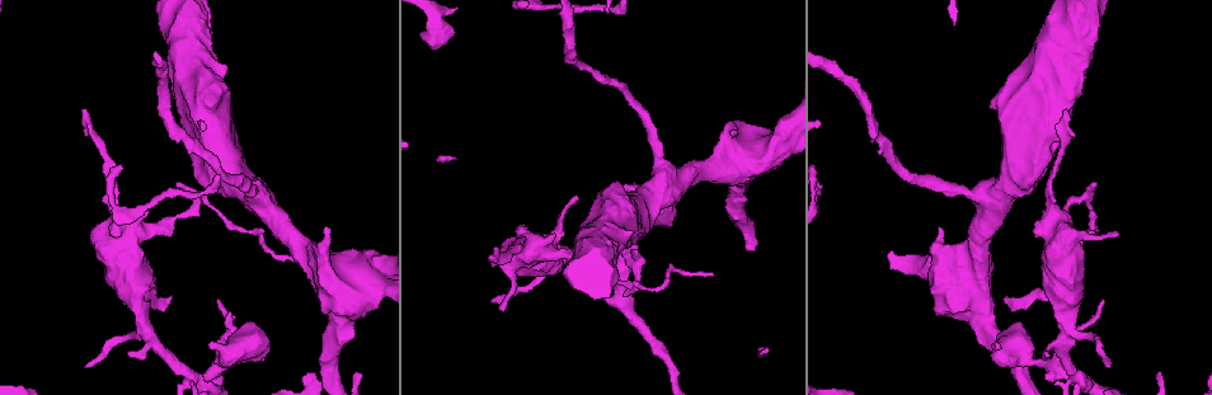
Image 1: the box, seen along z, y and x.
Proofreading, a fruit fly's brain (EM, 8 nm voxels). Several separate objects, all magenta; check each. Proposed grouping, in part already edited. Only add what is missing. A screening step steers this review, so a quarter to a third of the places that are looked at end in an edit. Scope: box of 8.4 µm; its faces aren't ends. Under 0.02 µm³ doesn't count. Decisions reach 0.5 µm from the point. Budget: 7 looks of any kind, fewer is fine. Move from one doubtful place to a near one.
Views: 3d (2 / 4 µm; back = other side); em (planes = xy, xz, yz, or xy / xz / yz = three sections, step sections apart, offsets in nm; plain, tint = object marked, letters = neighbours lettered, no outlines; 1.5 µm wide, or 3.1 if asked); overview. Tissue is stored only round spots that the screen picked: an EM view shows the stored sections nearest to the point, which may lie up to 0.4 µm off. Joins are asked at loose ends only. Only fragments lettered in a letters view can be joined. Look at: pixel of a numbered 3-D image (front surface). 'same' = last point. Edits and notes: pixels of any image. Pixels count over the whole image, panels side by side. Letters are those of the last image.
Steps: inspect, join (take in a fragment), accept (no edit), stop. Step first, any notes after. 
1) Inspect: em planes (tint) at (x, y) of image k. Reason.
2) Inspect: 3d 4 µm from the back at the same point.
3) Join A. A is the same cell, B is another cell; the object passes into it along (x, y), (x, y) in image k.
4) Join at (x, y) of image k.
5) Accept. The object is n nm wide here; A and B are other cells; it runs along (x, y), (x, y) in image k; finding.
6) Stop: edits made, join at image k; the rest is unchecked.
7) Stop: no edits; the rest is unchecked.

Inspect: 3d 4 µm at (714, 275) of image 1. Free end.

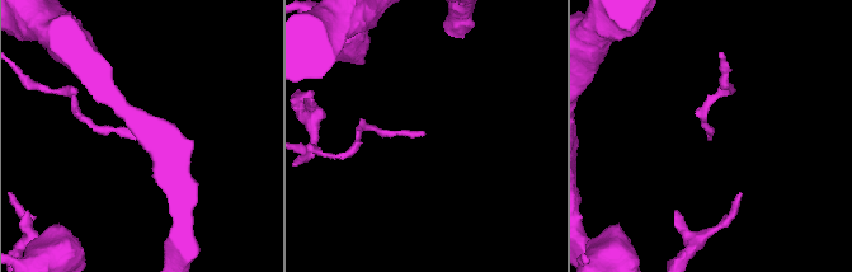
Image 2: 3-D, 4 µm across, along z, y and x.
Inspect: em planes (tint) at (711, 137) of image 2.

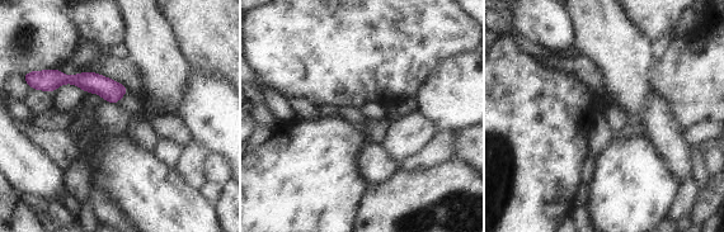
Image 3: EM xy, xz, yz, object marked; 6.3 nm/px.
Inspect: em planes (letters) at the same point.

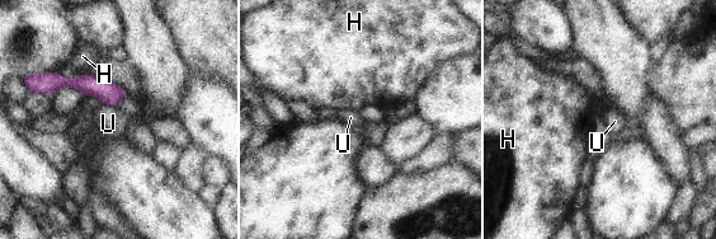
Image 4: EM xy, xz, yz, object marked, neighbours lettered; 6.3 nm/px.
Accept. H and U are other cells; no lettered fragment goes on from it.

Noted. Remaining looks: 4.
Inspect: 3d 4 µm from the back at (1007, 83) of image 1. Stops while still wide.

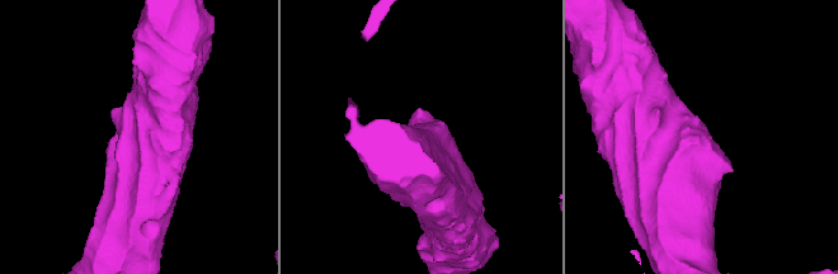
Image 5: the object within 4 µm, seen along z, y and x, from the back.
Inspect: em xz step 8 (tint) at (710, 135) of image 5.

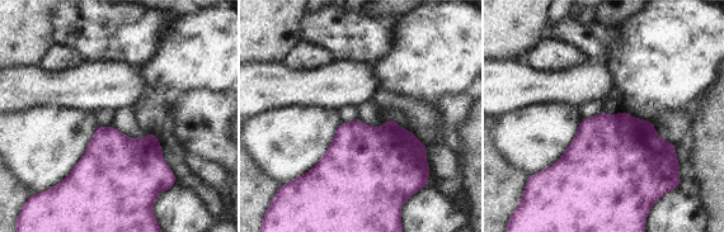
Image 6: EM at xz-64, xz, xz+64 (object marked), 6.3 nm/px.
Inspect: em planes (letters) at the same point. Another direction.

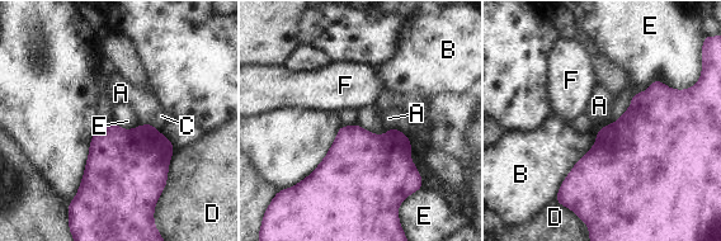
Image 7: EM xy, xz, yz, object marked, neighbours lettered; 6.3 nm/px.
Accept. A, B, C, D, E and F are other cells; a border runs along (682, 89), (654, 80), (598, 131) in image 7; none of them fits.

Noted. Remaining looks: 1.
Stop: no edits; the rest is unchecked.

